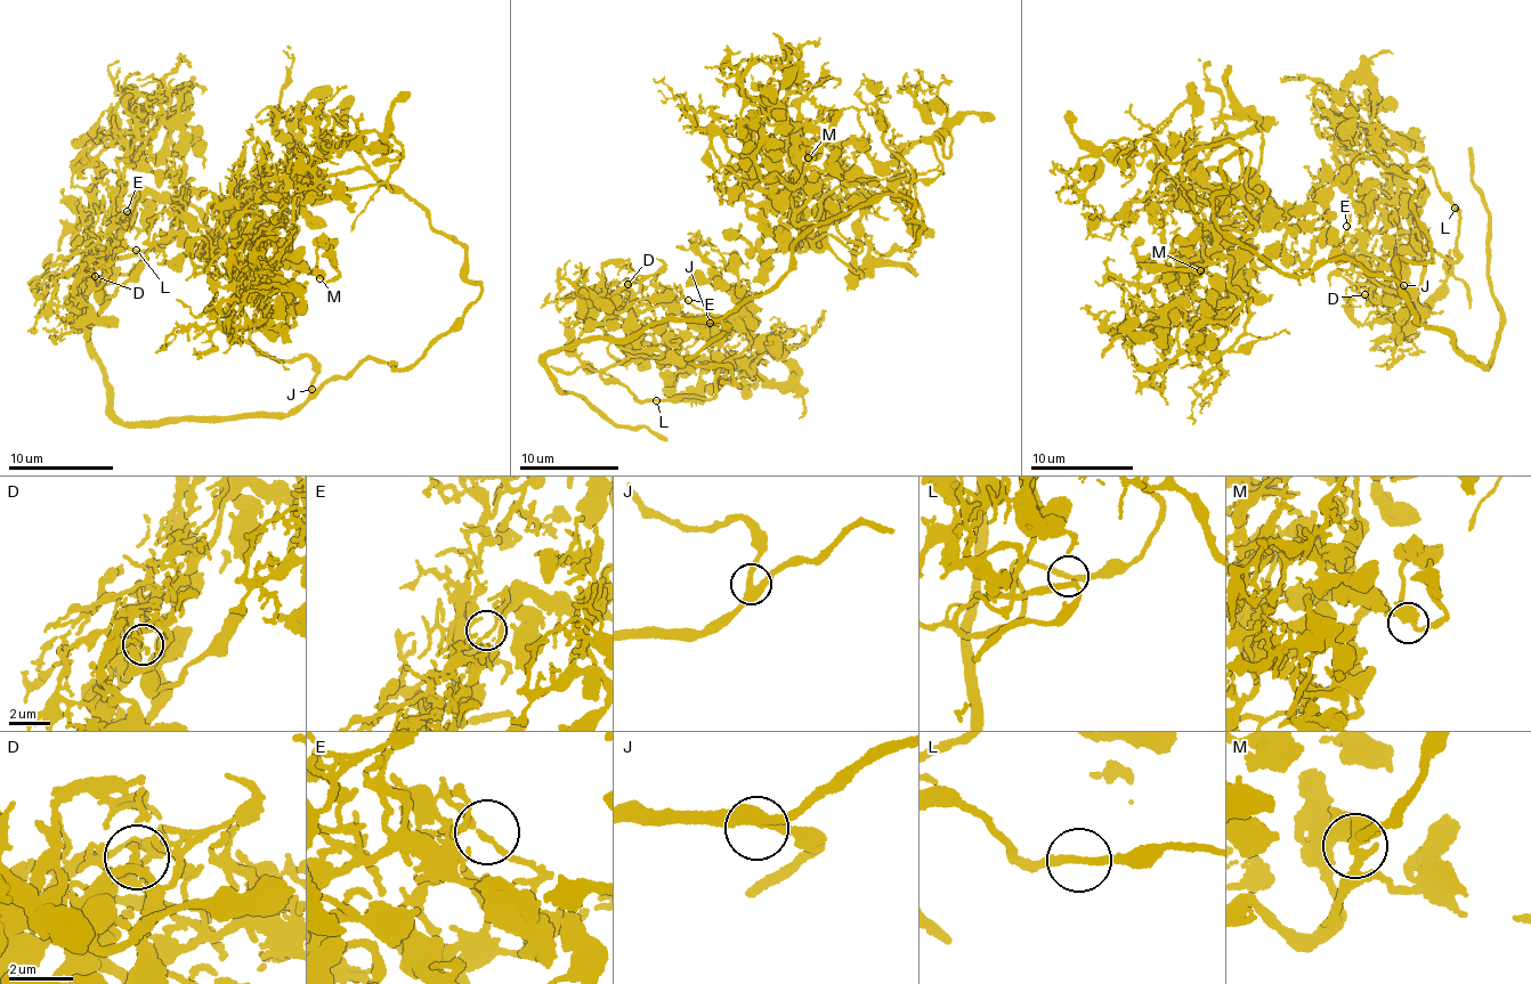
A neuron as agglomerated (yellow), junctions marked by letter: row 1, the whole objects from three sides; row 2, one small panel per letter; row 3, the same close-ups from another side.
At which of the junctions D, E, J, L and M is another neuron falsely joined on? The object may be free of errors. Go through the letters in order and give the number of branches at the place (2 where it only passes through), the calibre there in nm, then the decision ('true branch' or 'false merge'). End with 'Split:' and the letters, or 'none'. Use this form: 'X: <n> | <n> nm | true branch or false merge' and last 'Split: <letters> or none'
D: 2 | 170 nm | true branch
E: 2 | 150 nm | true branch
J: 3 | 320 nm | true branch
L: 2 | 200 nm | true branch
M: 2 | 420 nm | true branch
Split: none

